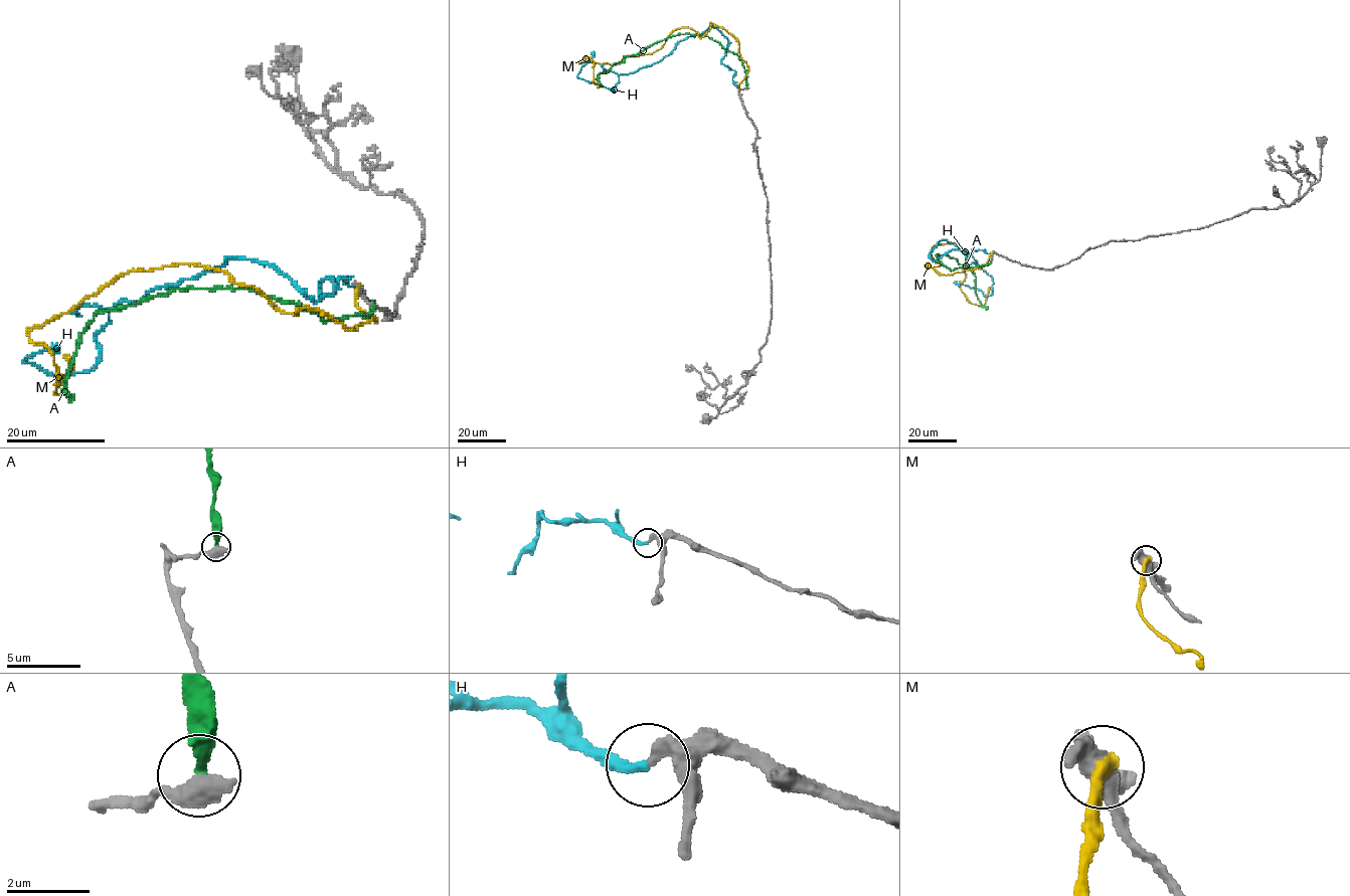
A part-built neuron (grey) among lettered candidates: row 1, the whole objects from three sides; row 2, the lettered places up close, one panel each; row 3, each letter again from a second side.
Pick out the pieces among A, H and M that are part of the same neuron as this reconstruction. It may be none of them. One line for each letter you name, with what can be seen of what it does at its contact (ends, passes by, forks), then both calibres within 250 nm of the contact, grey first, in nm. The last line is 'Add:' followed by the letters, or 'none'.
H: it ends | 340/240 nm
Add: H

